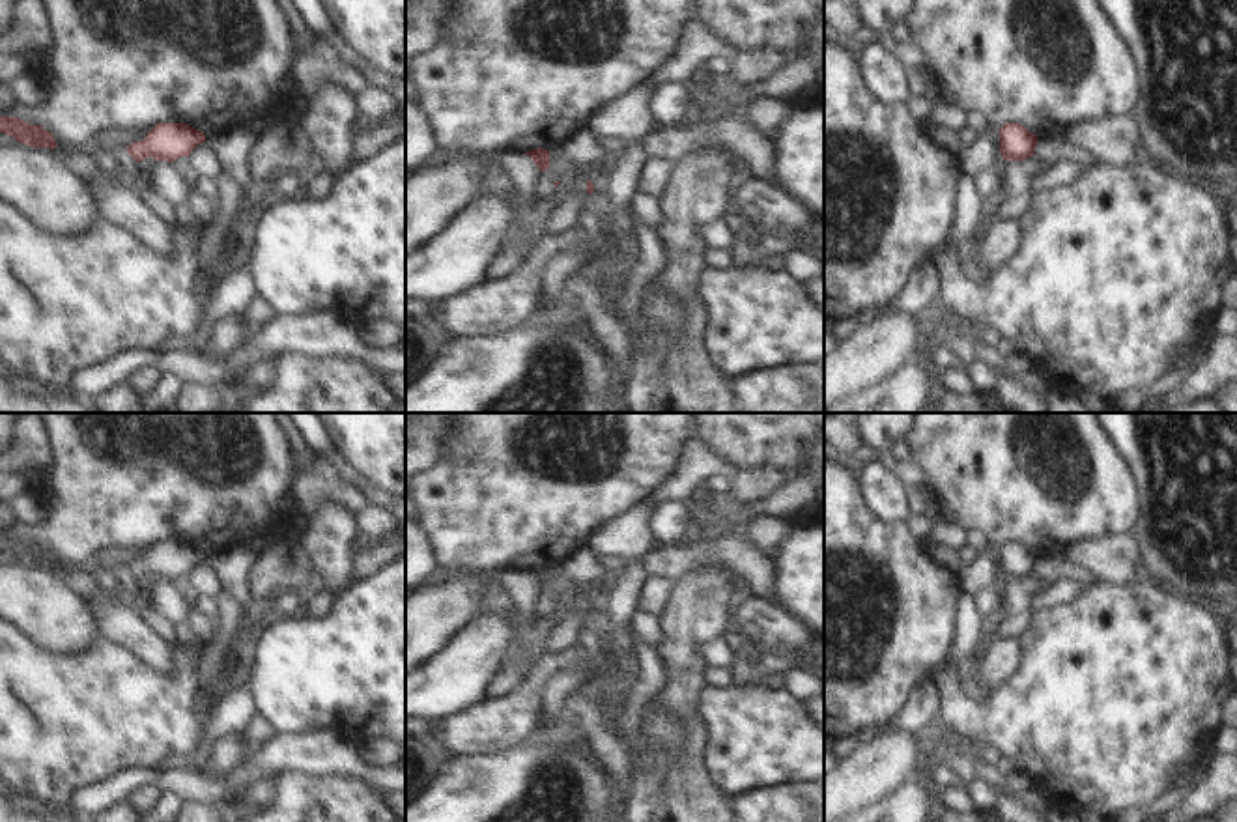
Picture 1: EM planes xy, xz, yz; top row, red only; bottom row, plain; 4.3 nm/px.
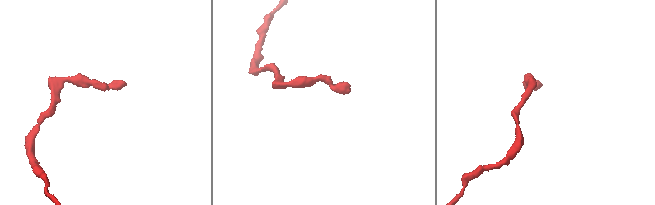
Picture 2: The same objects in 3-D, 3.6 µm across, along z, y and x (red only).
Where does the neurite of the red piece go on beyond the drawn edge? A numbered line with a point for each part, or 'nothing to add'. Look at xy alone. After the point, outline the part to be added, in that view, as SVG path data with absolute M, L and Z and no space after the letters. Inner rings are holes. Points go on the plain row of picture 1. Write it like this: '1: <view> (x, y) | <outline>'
nothing to add

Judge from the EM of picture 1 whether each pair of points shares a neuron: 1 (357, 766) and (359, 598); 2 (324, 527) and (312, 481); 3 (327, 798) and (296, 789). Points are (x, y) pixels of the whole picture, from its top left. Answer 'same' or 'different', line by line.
1: different
2: different
3: same

